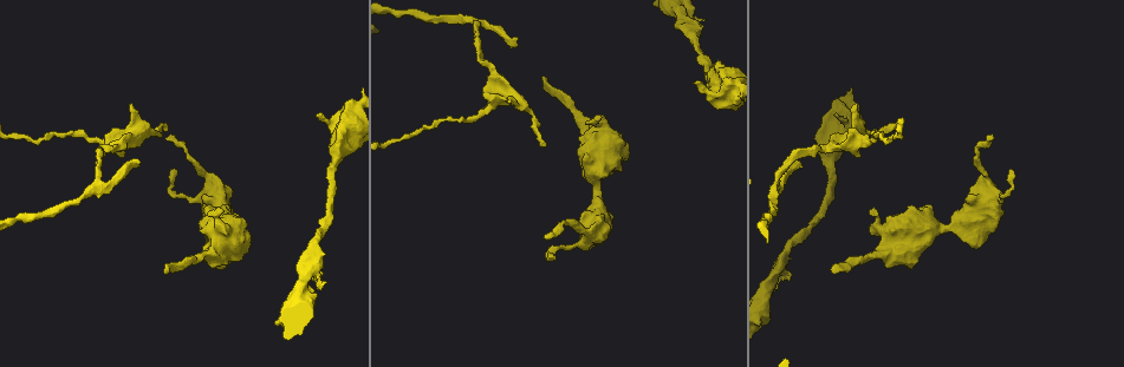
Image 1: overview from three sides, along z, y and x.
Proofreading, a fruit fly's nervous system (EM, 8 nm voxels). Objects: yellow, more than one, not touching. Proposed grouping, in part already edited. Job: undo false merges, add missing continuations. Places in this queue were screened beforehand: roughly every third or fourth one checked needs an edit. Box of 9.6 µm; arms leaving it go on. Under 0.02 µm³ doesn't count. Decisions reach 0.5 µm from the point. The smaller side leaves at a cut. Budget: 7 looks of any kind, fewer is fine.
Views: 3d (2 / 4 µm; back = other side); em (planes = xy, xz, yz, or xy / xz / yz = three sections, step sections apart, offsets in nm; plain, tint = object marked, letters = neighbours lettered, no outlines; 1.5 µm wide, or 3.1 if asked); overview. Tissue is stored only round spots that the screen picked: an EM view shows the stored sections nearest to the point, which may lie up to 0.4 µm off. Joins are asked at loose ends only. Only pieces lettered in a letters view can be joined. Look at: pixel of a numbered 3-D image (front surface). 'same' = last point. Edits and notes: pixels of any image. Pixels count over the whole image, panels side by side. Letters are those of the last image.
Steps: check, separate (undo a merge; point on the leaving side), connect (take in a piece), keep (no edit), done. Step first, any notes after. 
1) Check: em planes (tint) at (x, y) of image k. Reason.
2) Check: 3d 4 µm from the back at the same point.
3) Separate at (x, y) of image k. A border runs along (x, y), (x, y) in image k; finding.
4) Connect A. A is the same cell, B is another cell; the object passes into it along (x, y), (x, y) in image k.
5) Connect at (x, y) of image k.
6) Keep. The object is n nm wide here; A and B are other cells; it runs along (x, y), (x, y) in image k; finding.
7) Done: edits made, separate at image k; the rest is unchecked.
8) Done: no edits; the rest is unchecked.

Check: em planes (letters) at (139, 163) of image 1. An open end.

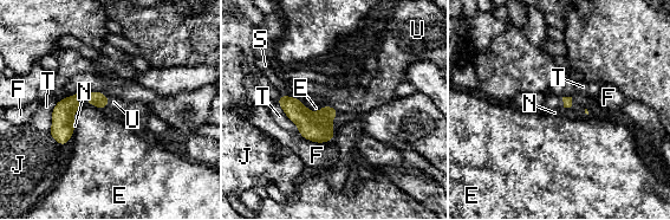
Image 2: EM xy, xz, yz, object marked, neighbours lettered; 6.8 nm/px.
Connect U. U is the same cell, E, F, J, N, S and T are other cells; the object passes into it along (98, 99), (108, 101), (114, 102) in image 2; it goes on there.

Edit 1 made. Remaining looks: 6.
Check: em planes (letters) at (992, 136) of image 1.

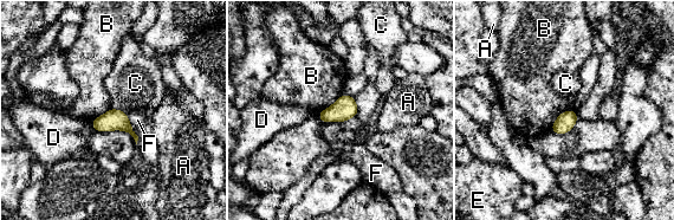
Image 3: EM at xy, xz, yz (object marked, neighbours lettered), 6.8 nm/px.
Keep. The object is 130 nm wide here; the longest contact is with B, 220 nm; A, B, C, D, E and F are other cells; none of them fits.

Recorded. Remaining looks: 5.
Check: em xy step 4 (letters) at (542, 76) of image 1.

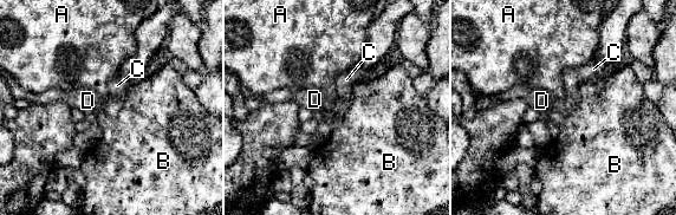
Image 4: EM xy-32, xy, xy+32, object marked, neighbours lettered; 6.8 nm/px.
Check: em planes (letters) at the same point. Cut it another way.

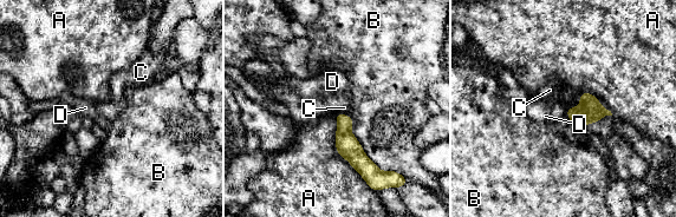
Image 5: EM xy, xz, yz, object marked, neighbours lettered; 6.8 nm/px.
Keep. A, B, C and D are other cells; a border runs along (565, 109), (566, 112) in image 5; no lettered piece goes on from it.

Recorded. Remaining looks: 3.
Done: edits made, connect at image 2; the rest is unchecked.

